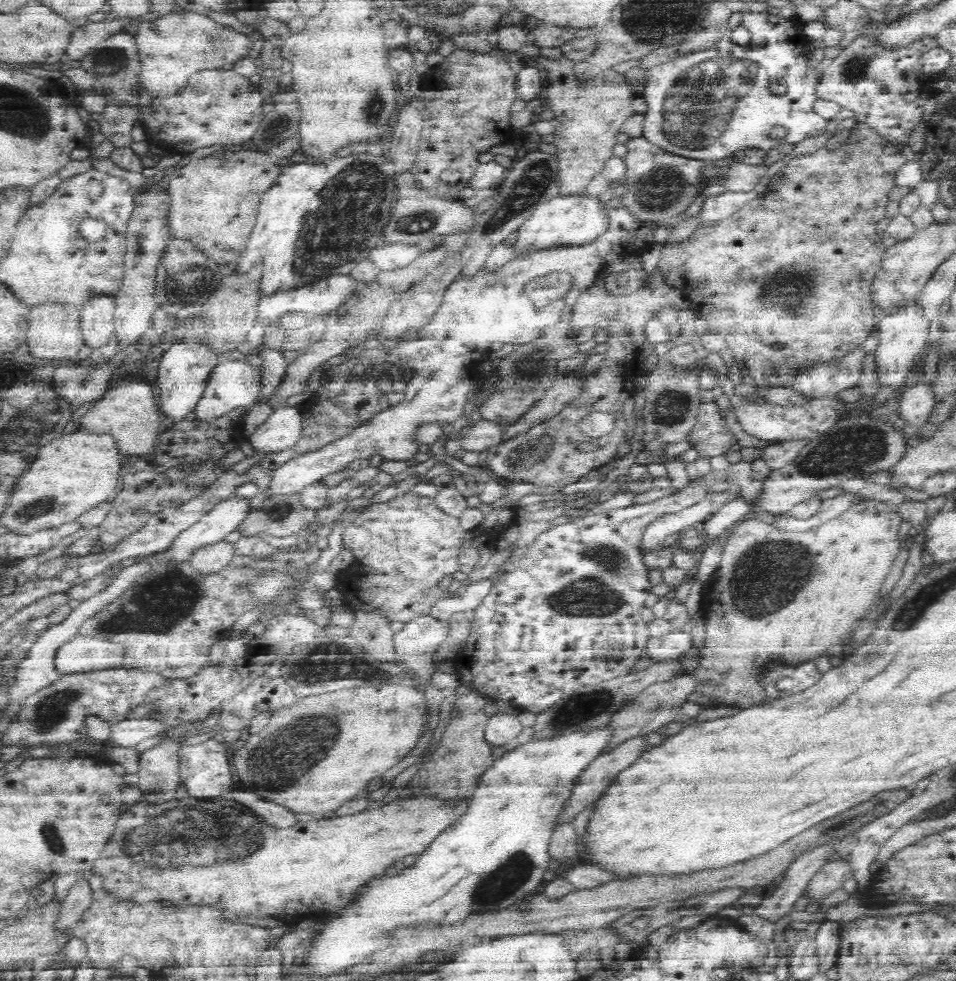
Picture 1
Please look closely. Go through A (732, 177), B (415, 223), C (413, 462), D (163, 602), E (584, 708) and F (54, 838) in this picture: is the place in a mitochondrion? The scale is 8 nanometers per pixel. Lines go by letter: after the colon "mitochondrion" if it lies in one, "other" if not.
A: other
B: mitochondrion
C: other
D: mitochondrion
E: mitochondrion
F: mitochondrion

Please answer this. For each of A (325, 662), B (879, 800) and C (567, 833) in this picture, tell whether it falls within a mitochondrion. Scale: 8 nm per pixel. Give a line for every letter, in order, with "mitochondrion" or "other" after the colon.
A: mitochondrion
B: mitochondrion
C: other

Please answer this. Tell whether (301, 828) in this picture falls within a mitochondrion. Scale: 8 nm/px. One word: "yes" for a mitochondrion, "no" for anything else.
no

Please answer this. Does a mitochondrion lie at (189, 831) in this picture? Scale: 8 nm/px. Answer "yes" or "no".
yes

